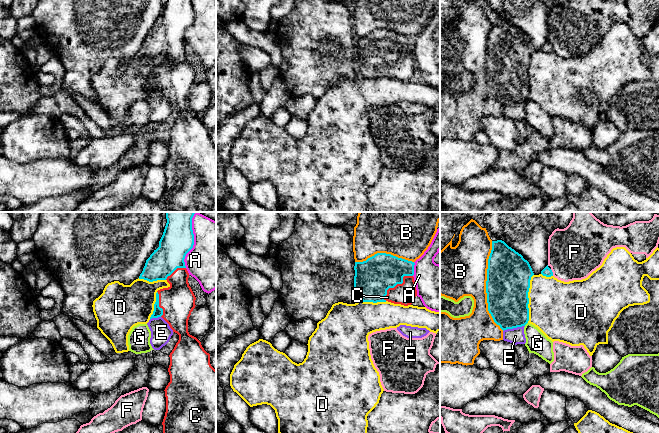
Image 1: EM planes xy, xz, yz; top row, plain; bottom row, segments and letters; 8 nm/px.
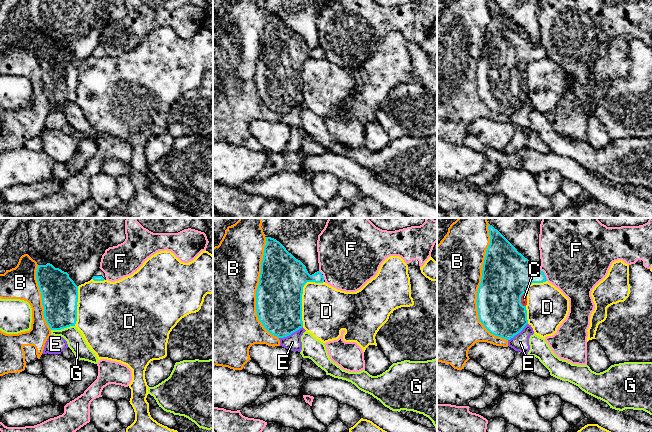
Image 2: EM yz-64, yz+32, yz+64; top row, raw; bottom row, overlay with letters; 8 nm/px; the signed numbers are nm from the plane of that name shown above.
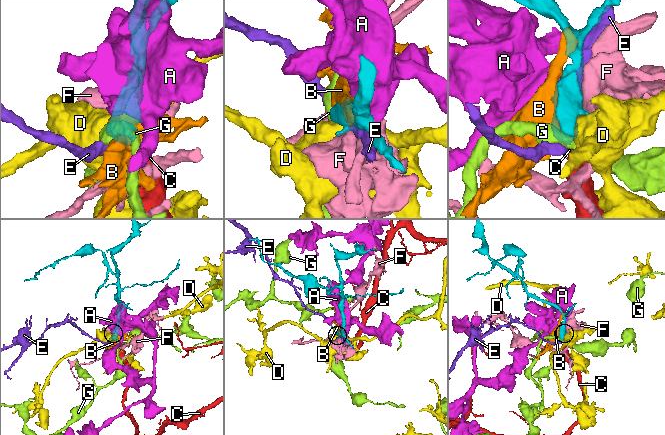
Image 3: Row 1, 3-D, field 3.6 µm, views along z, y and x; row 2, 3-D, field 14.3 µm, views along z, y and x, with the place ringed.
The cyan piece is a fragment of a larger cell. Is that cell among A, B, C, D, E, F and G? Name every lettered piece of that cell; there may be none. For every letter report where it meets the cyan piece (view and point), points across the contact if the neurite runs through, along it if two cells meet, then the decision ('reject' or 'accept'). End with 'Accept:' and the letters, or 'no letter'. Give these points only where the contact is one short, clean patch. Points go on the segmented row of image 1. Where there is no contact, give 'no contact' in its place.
A: meets cyan in xy at (193, 240); reject
B: meets cyan in yz at (486, 286); reject
C: meets cyan in xz at (397, 283); accept
D: meets cyan in yz at (528, 298); reject
E: meets cyan in yz at (513, 327); reject
F: meets cyan in yz at (552, 272); border along yz (550, 269), (553, 275); reject
G: meets cyan in yz at (525, 324); border along yz (527, 322), (524, 325); reject
Accept: C

